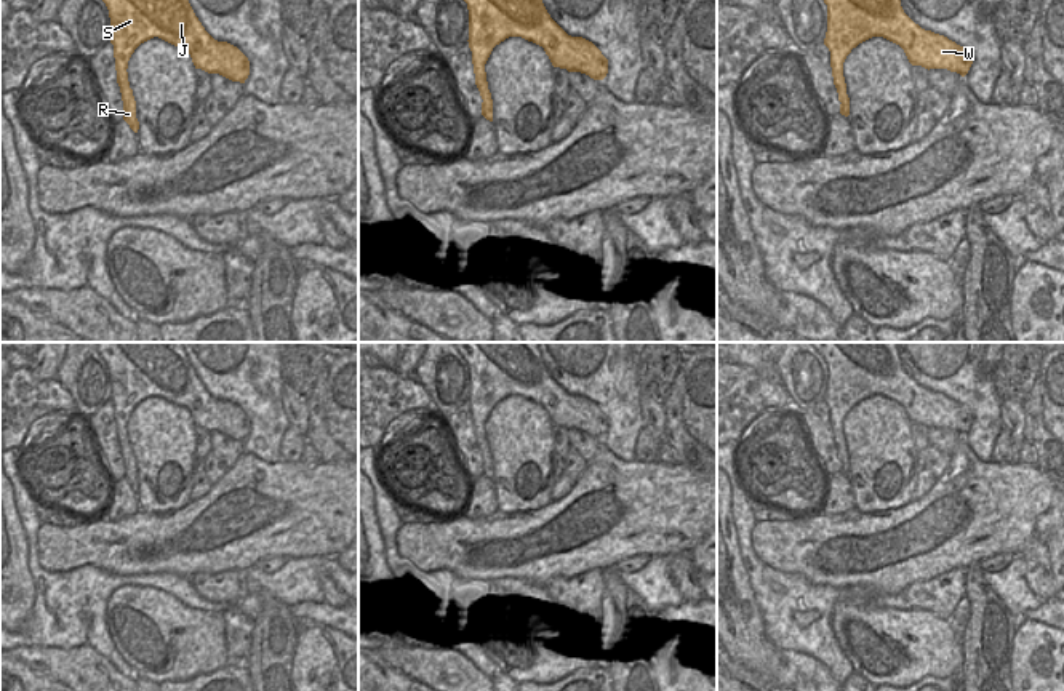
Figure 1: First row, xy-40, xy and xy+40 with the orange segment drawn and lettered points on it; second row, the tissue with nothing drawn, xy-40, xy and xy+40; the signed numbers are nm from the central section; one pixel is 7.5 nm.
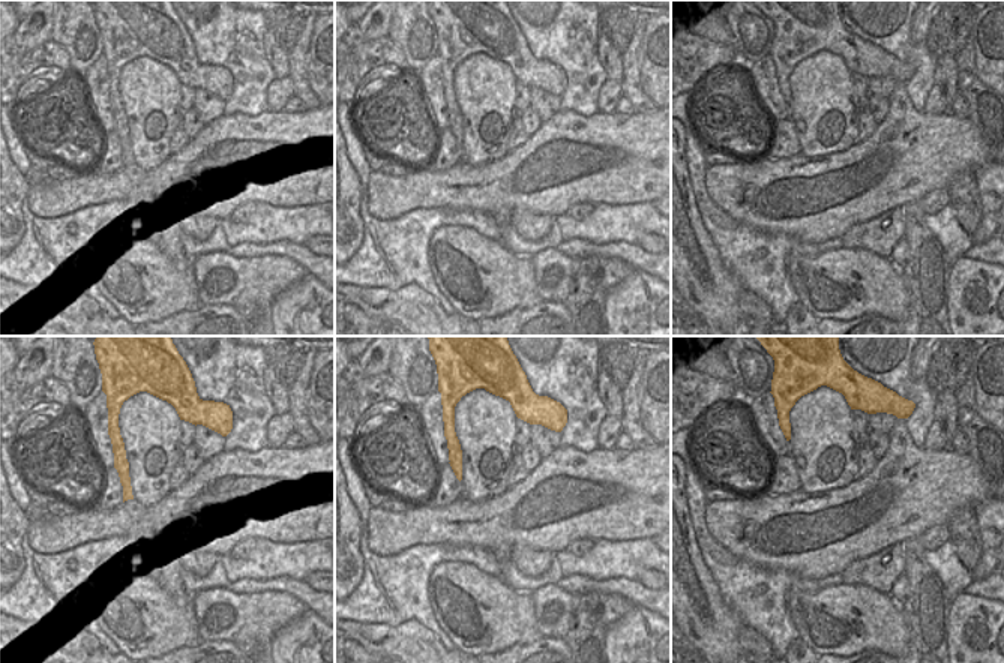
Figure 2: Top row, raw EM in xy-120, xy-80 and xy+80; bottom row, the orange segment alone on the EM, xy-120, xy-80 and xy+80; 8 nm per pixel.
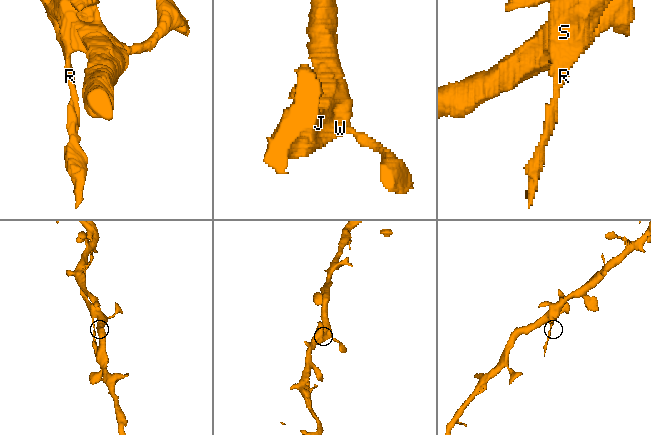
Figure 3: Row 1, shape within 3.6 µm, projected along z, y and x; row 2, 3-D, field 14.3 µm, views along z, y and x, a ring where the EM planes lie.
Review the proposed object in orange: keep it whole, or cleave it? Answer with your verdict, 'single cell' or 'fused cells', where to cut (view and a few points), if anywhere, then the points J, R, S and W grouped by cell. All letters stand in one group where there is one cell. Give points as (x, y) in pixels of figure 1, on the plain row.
fused cells | xy+40 (845, 445), (845, 458), (842, 461) | J S W / R

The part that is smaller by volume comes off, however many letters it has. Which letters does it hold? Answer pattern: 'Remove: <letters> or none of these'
Remove: R

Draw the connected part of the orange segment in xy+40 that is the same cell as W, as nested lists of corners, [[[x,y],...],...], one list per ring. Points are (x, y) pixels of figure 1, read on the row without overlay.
[[[811,342],[827,363],[827,390],[824,403],[830,409],[830,425],[838,459],[845,461],[843,421],[859,401],[883,395],[899,403],[912,424],[925,427],[947,427],[965,435],[973,422],[970,409],[944,393],[922,387],[902,368],[896,342]]]

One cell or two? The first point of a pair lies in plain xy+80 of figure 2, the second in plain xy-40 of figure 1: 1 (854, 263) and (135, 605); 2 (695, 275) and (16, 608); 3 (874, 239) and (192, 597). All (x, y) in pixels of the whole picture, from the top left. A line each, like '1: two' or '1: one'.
1: one
2: one
3: two

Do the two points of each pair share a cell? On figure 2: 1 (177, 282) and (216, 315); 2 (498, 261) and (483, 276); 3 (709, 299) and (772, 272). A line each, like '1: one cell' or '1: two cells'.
1: two cells
2: one cell
3: two cells

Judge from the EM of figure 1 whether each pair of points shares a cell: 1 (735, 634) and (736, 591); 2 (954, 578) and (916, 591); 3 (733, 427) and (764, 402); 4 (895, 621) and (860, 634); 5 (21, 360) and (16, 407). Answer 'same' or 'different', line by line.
1: same
2: same
3: same
4: same
5: different

